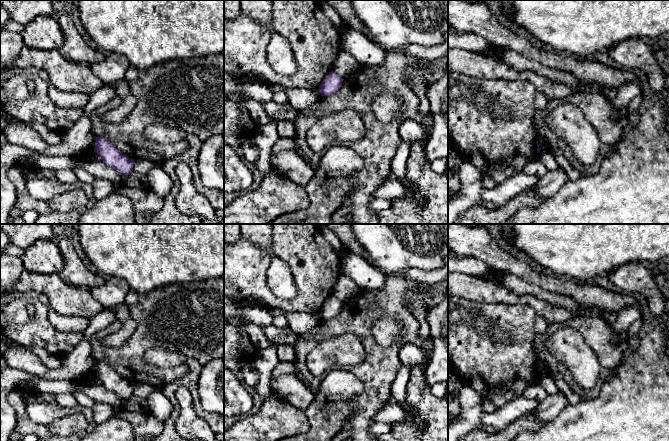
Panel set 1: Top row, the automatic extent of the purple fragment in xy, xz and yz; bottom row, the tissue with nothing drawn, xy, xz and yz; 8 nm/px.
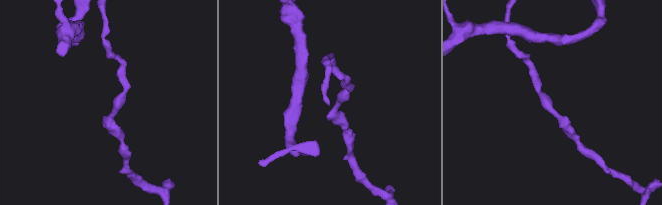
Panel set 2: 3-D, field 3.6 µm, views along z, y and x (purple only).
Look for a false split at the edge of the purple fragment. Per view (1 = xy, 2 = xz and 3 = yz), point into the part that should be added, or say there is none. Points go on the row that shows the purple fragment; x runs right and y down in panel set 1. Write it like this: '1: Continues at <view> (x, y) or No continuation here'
1: No continuation here
2: No continuation here
3: No continuation here

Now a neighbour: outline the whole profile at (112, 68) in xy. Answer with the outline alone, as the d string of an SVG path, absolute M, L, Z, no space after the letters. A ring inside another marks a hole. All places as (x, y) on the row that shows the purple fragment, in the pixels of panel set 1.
M110 53L101 62L91 65L92 72L104 84L113 84L125 78L126 71L131 67L124 55Z

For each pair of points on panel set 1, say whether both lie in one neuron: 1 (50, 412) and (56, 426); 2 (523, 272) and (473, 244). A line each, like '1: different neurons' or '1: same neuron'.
1: different neurons
2: same neuron

